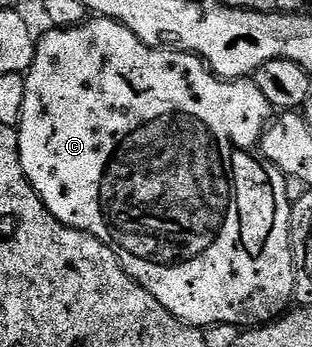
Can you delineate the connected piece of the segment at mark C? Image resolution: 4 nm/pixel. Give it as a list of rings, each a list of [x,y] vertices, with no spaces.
[[[91,16],[80,26],[71,26],[68,30],[51,28],[48,31],[44,38],[40,37],[36,41],[33,64],[28,68],[25,75],[25,104],[21,104],[21,120],[17,127],[17,133],[19,135],[19,159],[21,160],[23,175],[29,180],[29,184],[35,189],[37,196],[45,204],[49,213],[61,224],[71,226],[74,230],[83,230],[85,233],[93,235],[97,240],[101,240],[101,244],[105,244],[117,256],[117,260],[123,265],[123,271],[137,284],[141,284],[141,288],[145,288],[145,292],[149,292],[149,296],[153,296],[153,300],[157,300],[157,304],[161,304],[161,308],[168,310],[177,321],[184,322],[187,326],[206,328],[217,324],[233,324],[240,328],[258,328],[282,318],[284,314],[288,313],[295,297],[295,261],[291,251],[291,208],[293,203],[285,196],[285,175],[277,169],[268,168],[254,153],[251,155],[247,151],[254,151],[258,147],[264,130],[267,129],[273,118],[273,108],[269,104],[269,100],[265,100],[261,88],[257,88],[257,84],[253,80],[219,78],[207,69],[203,59],[198,54],[185,54],[181,50],[147,46],[137,36],[133,36],[133,32],[129,32],[129,28],[125,28],[120,22],[115,22],[112,18]]]

